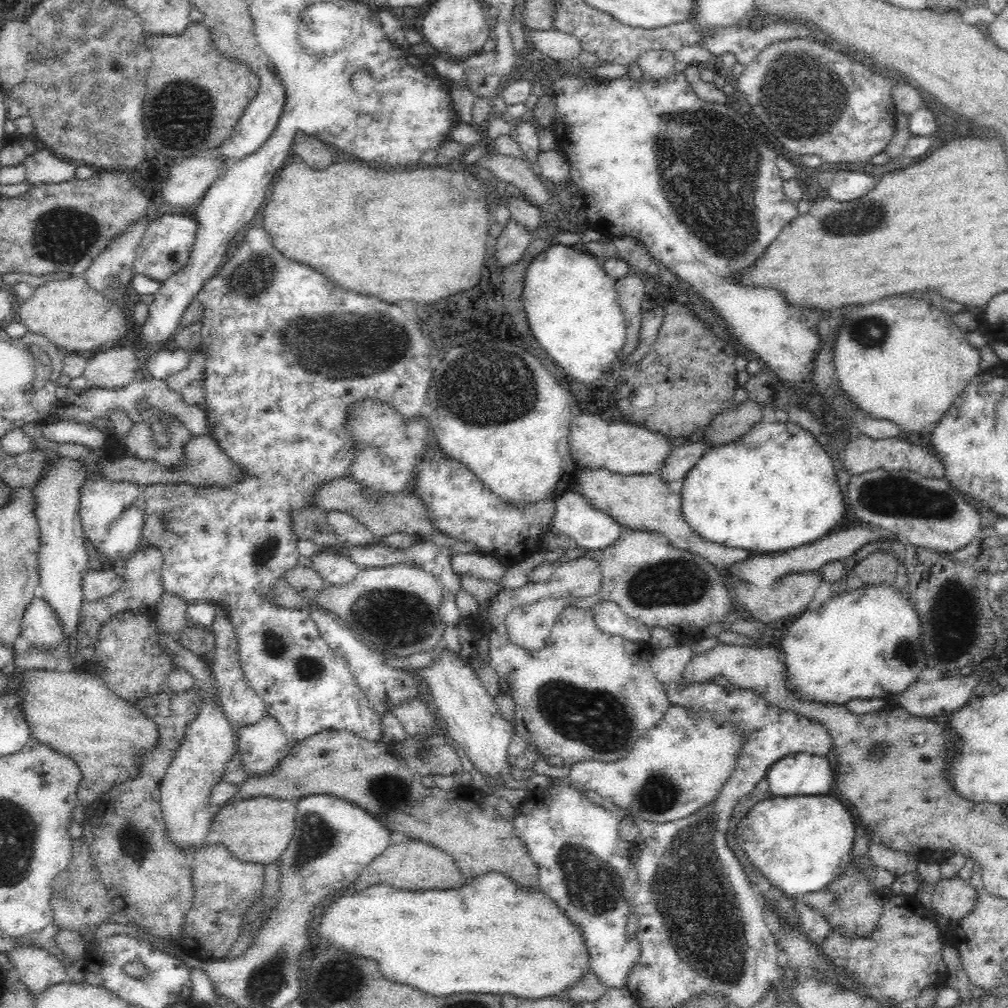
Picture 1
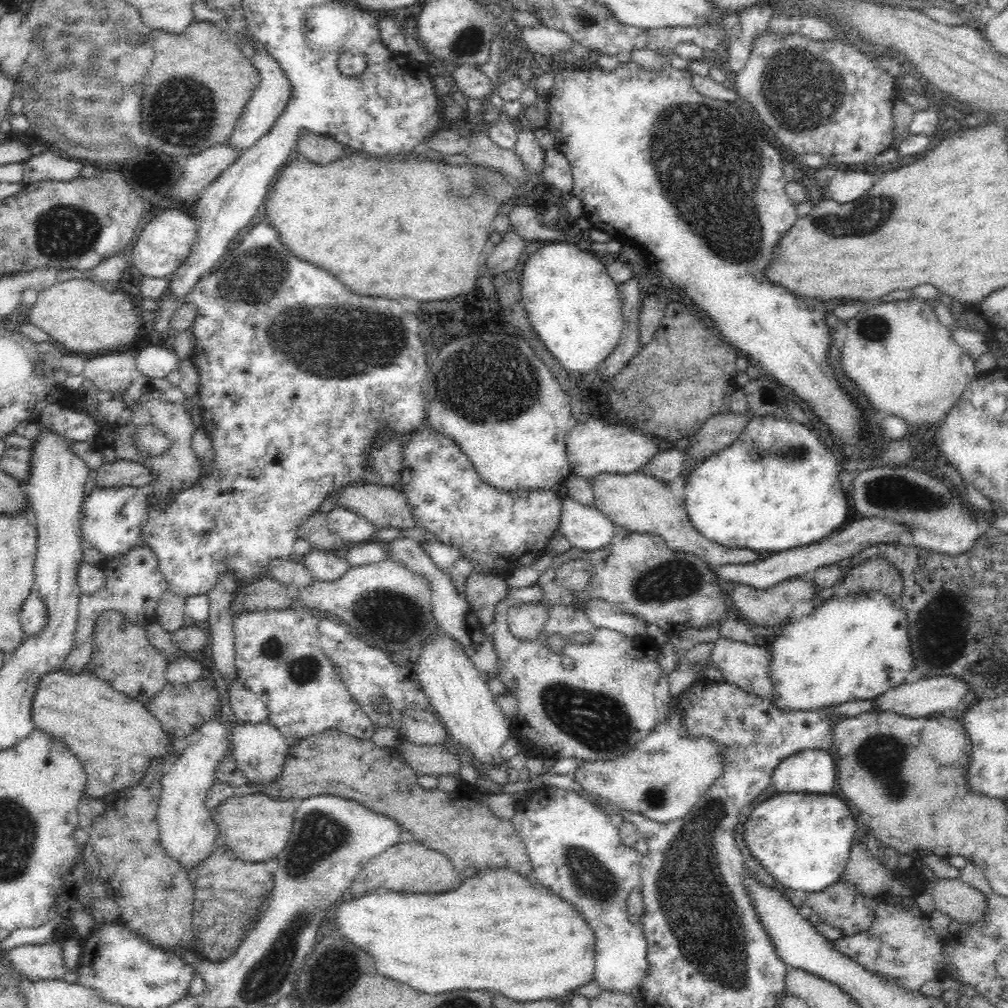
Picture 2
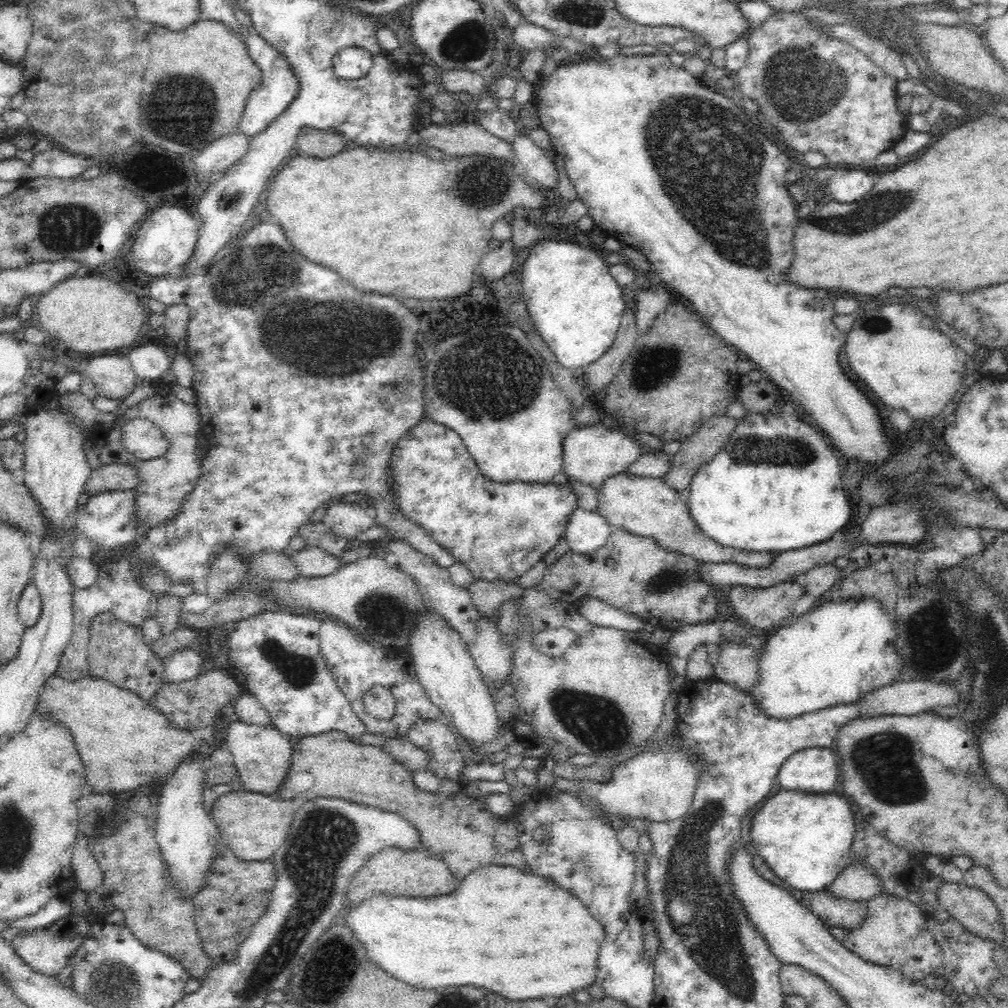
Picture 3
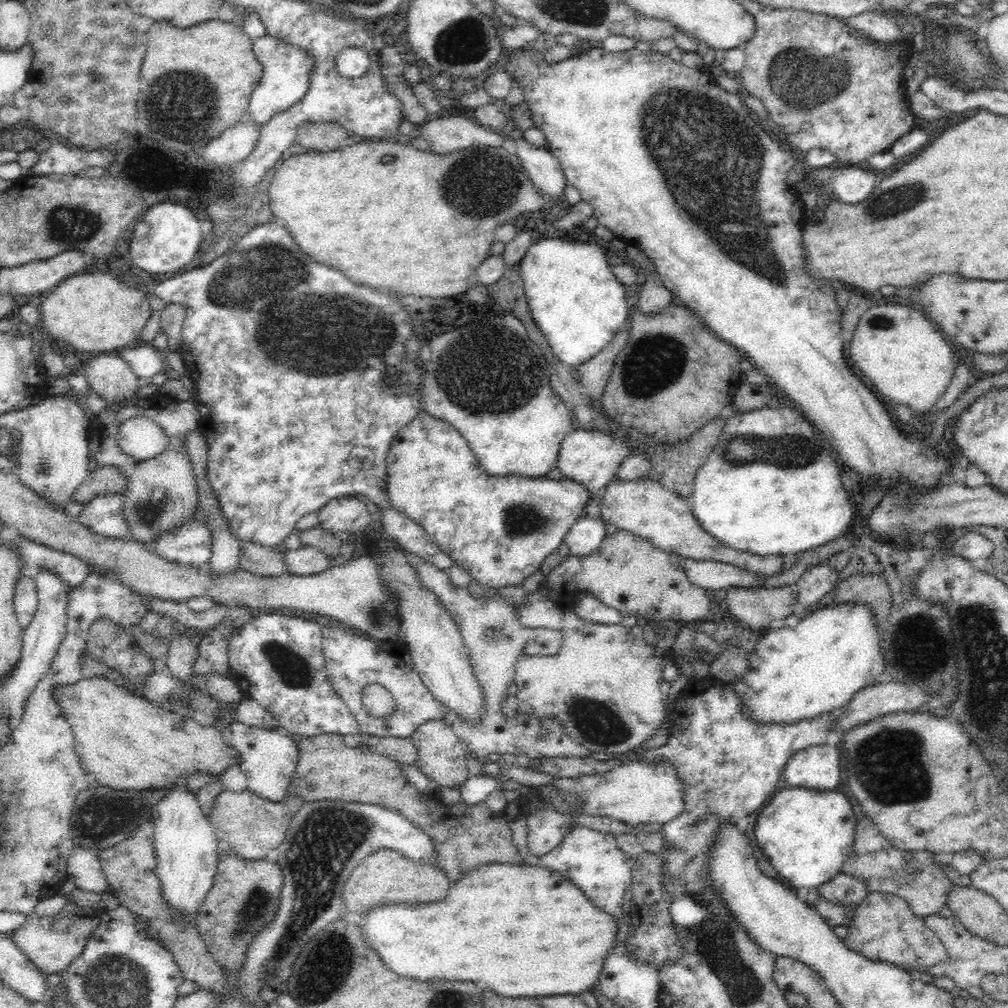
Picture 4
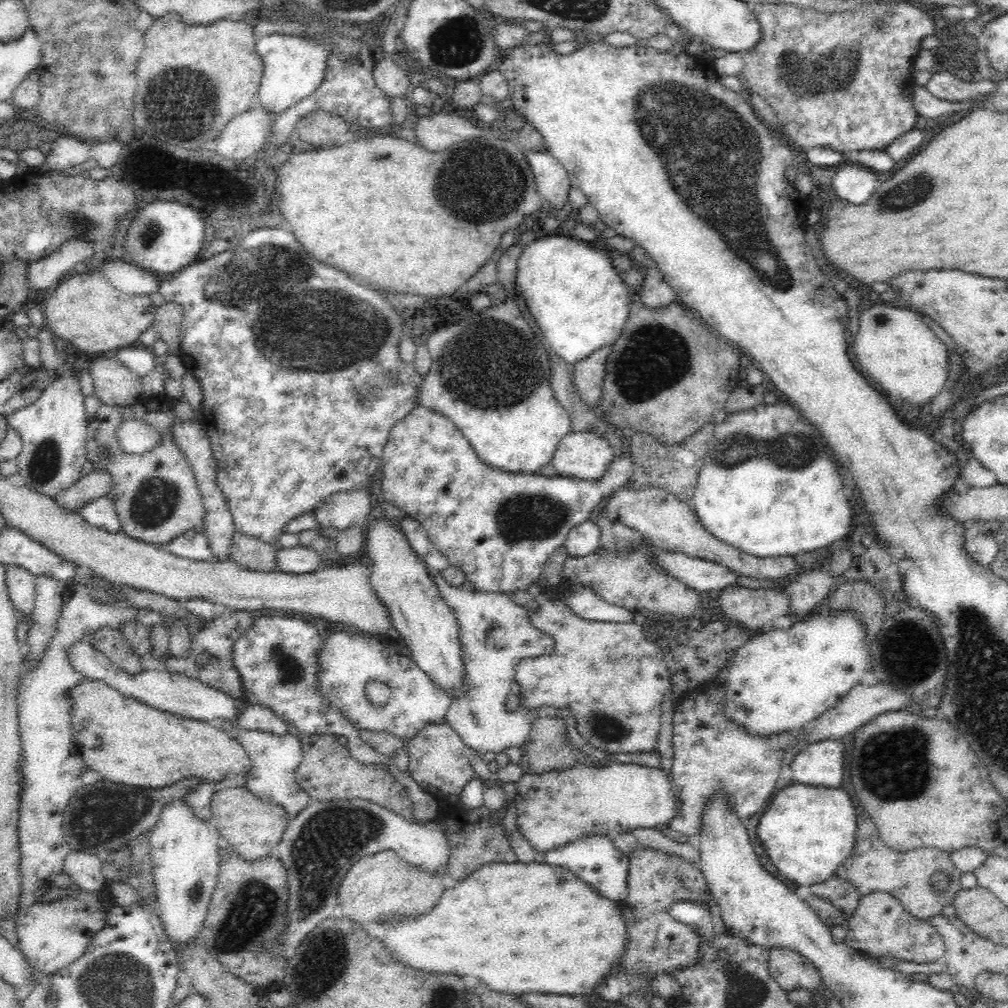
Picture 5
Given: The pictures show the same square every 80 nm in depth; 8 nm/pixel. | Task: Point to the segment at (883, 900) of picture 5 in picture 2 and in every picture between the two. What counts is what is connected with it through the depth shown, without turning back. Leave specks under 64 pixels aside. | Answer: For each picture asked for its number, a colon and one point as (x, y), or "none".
2: (901, 945)
3: (895, 933)
4: (884, 928)

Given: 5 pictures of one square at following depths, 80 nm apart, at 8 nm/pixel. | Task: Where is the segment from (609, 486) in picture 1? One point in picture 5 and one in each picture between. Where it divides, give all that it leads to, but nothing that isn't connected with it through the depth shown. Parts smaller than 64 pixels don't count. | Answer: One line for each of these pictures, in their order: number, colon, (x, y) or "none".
2: (639, 502)
3: (645, 506)
4: (643, 507)
5: (665, 522)

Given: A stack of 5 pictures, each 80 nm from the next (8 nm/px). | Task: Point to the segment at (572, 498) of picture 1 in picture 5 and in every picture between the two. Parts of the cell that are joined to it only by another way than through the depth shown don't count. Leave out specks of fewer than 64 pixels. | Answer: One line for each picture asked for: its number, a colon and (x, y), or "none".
2: (587, 528)
3: (585, 531)
4: (586, 534)
5: (583, 539)

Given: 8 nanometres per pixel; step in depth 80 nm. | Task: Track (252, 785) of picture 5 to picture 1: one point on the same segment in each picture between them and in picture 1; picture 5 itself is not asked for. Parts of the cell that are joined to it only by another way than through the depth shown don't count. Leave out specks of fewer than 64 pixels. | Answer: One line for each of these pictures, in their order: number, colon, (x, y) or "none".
1: (261, 745)
2: (260, 749)
3: (261, 754)
4: (269, 756)

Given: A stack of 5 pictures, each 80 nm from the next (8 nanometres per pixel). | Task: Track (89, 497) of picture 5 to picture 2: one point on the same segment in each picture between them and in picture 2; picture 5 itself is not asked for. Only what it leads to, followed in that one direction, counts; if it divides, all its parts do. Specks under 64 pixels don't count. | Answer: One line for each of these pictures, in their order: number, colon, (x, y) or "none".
2: (122, 472)
3: (116, 476)
4: (106, 479)

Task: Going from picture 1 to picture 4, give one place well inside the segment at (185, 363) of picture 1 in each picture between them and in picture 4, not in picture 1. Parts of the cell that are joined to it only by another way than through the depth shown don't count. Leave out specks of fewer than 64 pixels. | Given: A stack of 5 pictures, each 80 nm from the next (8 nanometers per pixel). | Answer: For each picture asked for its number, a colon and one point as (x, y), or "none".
2: (156, 362)
3: (150, 362)
4: (145, 361)

